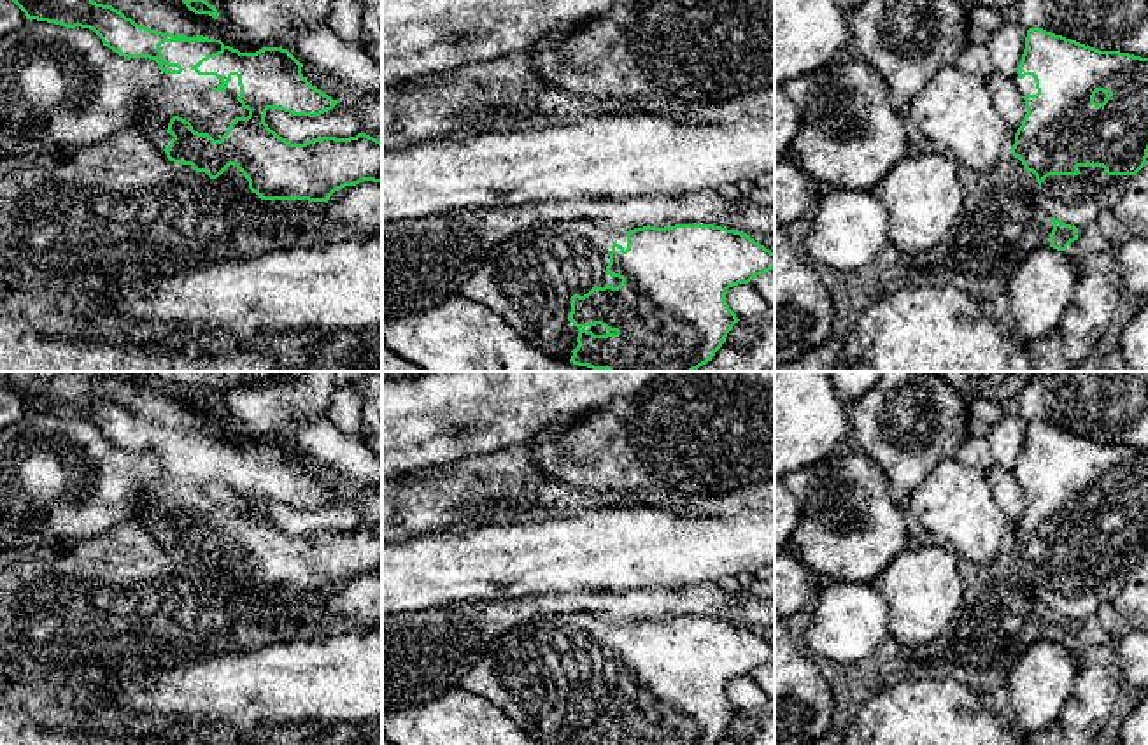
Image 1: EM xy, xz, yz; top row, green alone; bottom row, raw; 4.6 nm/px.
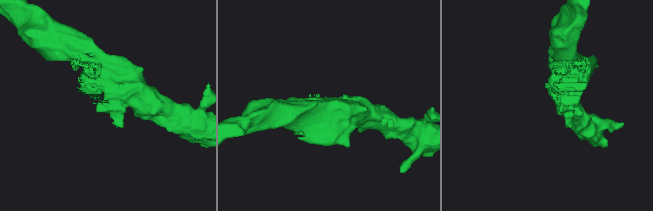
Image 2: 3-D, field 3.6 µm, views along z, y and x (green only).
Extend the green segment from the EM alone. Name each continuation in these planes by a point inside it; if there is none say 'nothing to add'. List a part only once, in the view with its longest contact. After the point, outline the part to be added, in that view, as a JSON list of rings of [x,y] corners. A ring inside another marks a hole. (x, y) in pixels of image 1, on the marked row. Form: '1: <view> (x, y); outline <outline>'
1: xy (184, 95); outline [[[165,42],[159,46],[163,60],[179,63],[181,74],[163,74],[165,84],[154,89],[137,110],[135,131],[152,147],[165,149],[174,138],[167,130],[174,116],[191,123],[198,133],[221,140],[233,116],[212,109],[207,95],[221,84],[216,75],[198,75],[191,67],[207,54],[221,51],[219,42]]]

